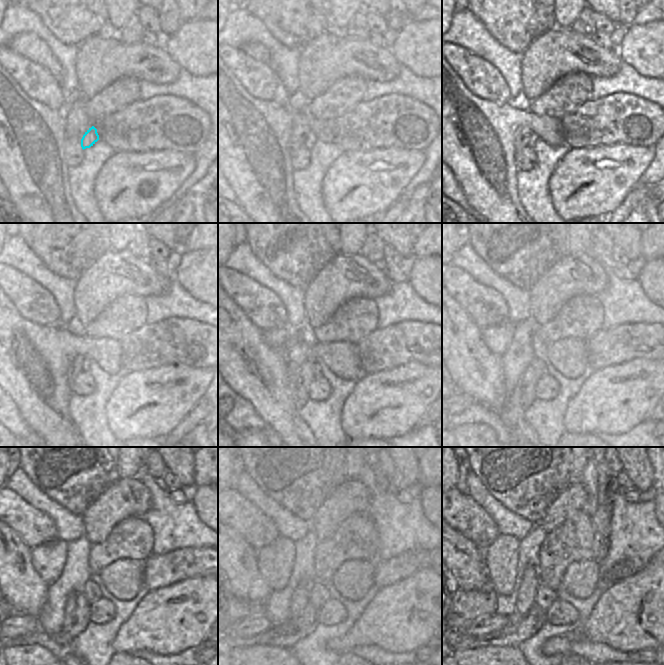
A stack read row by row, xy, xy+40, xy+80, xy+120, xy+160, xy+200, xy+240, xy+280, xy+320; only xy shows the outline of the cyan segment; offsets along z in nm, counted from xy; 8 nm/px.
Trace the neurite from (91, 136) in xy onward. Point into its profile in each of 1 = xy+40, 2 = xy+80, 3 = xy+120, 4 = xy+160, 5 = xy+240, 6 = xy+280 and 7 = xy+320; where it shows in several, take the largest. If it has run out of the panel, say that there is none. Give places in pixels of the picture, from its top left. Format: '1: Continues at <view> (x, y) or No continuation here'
1: Continues at xy+40 (311, 139)
2: Continues at xy+80 (534, 138)
3: Continues at xy+120 (86, 363)
4: Continues at xy+160 (310, 369)
5: Continues at xy+240 (91, 593)
6: Continues at xy+280 (318, 594)
7: Continues at xy+320 (545, 596).

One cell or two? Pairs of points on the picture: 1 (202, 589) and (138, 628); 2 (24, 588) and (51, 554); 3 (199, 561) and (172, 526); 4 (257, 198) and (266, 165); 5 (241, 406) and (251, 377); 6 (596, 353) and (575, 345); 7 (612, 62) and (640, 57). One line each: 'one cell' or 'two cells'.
1: one cell
2: two cells
3: two cells
4: one cell
5: two cells
6: two cells
7: two cells

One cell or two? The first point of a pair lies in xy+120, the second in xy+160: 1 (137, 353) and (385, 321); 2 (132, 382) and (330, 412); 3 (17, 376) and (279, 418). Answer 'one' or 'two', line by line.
1: two
2: two
3: one

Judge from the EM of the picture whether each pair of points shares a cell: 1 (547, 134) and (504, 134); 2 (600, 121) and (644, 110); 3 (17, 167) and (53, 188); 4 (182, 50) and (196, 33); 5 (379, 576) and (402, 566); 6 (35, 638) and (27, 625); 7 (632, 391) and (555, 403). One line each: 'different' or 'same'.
1: same
2: same
3: same
4: same
5: same
6: different
7: different

